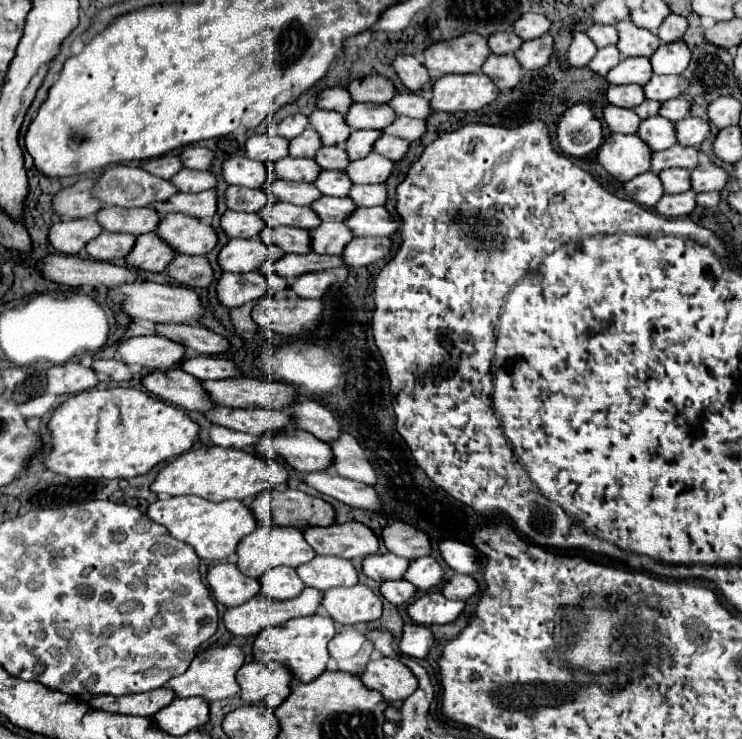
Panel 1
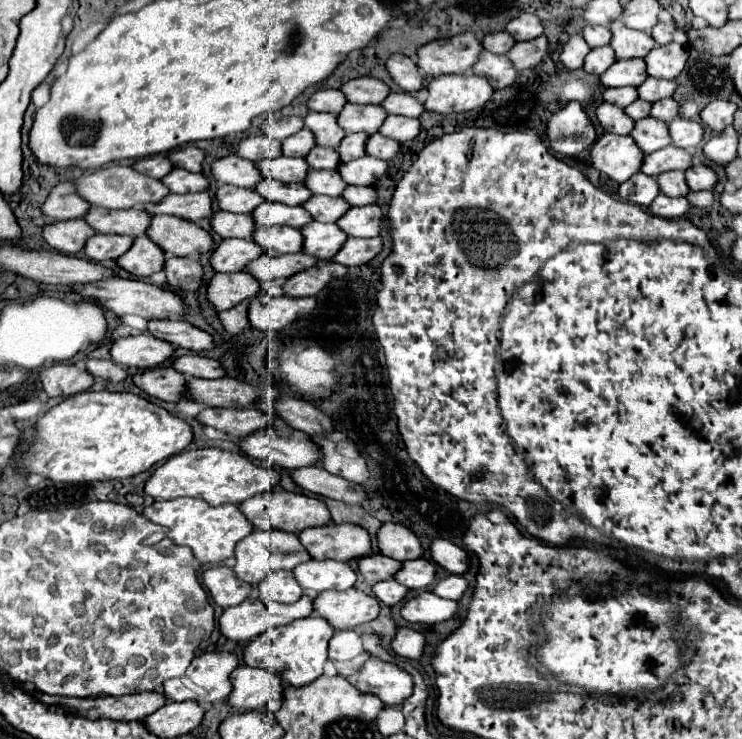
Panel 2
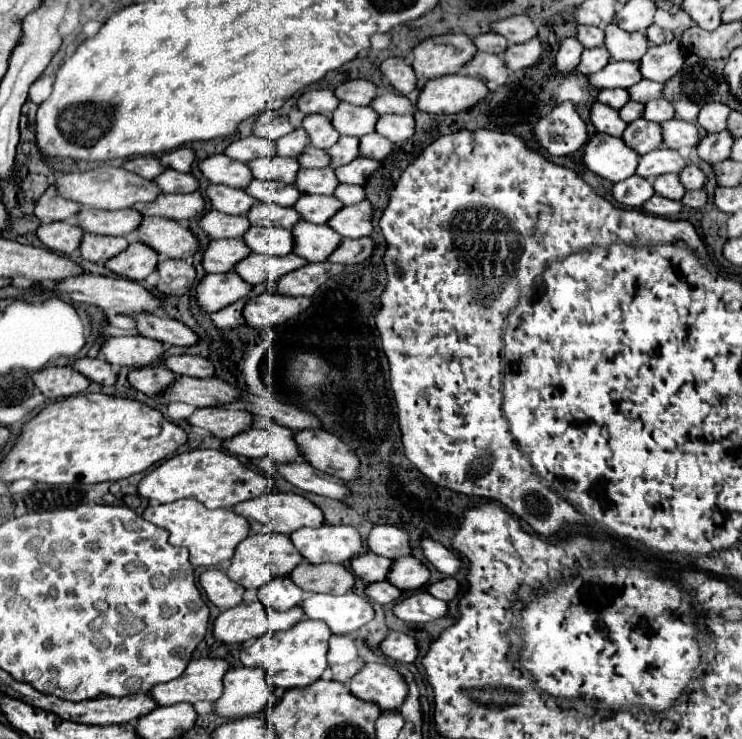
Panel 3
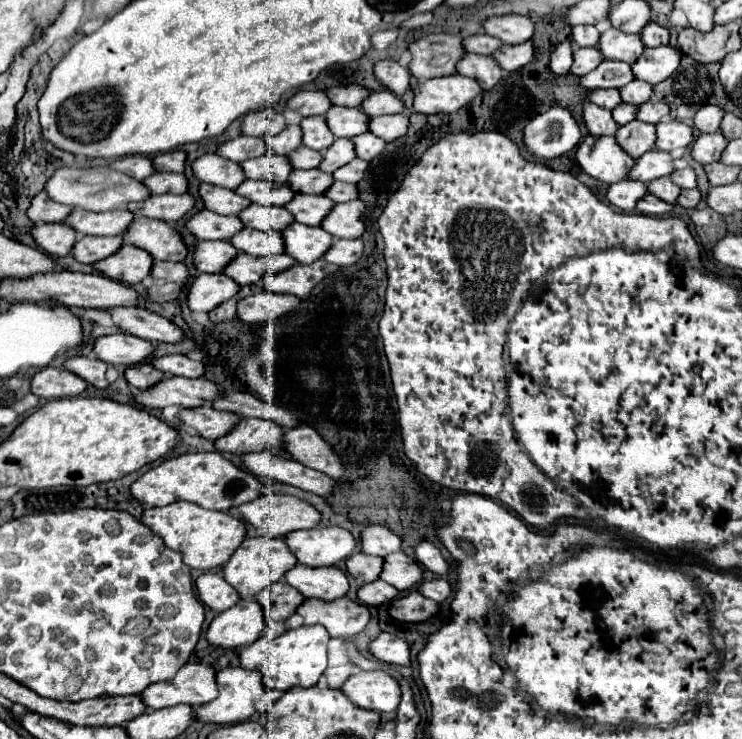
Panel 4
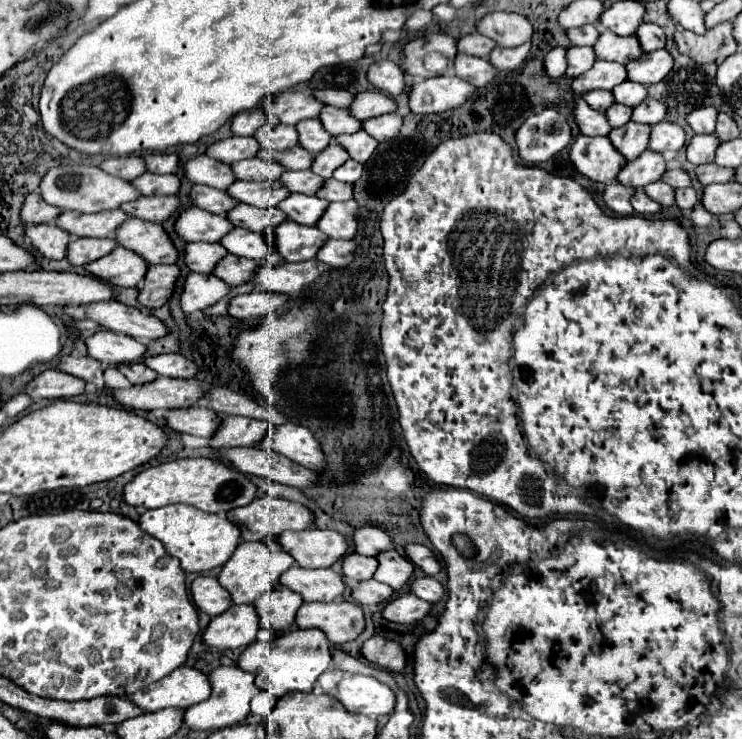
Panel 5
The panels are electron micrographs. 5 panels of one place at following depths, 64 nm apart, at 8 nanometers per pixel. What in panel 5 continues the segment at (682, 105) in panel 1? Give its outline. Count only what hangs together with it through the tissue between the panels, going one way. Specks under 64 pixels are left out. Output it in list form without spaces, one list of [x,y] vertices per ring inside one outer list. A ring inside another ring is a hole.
[[[646,98],[642,100],[638,106],[634,106],[632,110],[632,122],[638,122],[638,124],[648,124],[648,126],[654,126],[658,122],[662,122],[666,118],[666,108],[664,104],[652,100],[652,98]]]

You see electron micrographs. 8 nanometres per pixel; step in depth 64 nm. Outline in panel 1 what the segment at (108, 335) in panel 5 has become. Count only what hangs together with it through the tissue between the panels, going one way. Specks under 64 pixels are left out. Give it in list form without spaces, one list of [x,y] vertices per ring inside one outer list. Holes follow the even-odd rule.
[[[136,336],[120,342],[116,356],[128,366],[142,366],[148,370],[168,370],[184,360],[184,346],[164,336]]]

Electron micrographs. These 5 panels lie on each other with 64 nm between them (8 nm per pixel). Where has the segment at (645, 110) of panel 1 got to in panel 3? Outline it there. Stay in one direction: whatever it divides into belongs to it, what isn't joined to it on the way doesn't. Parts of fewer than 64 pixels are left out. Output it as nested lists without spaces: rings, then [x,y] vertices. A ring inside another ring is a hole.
[[[628,102],[618,110],[618,116],[624,122],[632,122],[636,118],[640,118],[640,112],[644,112],[644,104],[636,104],[636,102]]]

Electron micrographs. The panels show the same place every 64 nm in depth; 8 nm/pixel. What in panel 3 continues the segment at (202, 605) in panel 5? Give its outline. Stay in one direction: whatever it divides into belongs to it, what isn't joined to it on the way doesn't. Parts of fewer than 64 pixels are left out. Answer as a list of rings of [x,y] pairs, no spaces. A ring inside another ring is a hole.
[[[210,568],[200,574],[198,582],[206,598],[220,610],[228,610],[242,602],[244,588],[240,588],[240,584],[232,584],[232,580],[228,580],[228,576],[222,570]]]

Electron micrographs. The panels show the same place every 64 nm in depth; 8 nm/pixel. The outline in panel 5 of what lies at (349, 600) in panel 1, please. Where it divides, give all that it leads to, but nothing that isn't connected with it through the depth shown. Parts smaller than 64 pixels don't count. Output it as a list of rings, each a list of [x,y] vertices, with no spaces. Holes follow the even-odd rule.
[[[330,602],[330,604],[302,604],[296,618],[298,628],[318,628],[326,634],[328,642],[334,646],[340,646],[344,642],[350,642],[358,638],[364,630],[364,612],[354,602]]]

